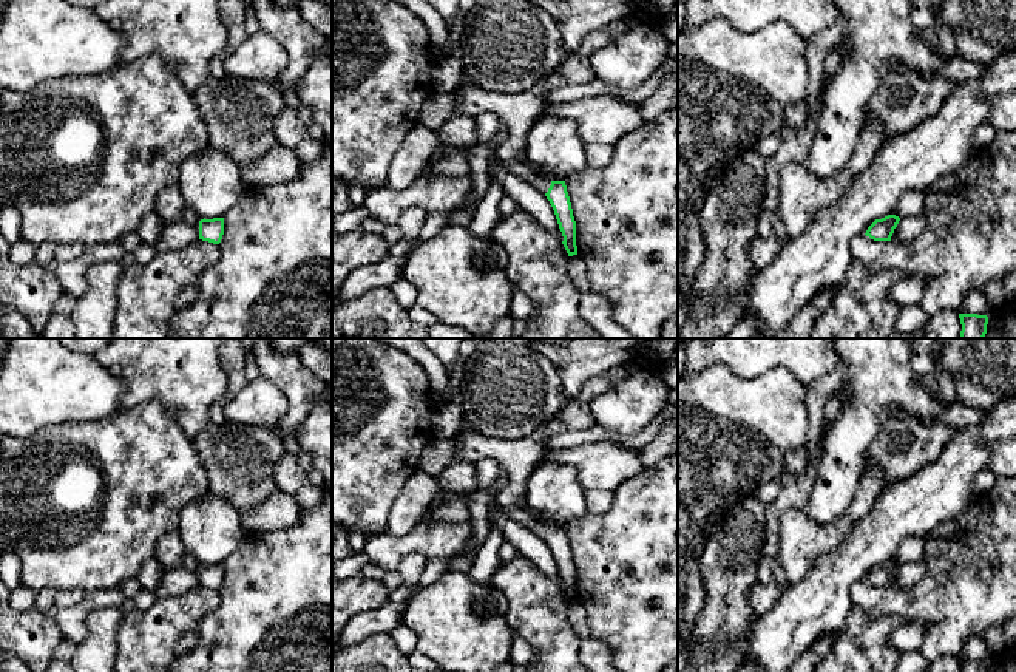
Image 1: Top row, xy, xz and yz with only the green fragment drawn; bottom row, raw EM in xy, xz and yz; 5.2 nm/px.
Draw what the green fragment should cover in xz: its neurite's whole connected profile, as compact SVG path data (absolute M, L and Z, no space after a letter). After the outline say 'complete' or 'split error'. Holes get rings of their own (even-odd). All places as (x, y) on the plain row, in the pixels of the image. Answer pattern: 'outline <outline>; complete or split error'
outline M544 426L528 439L499 440L476 431L459 431L457 460L476 463L482 459L494 459L506 471L508 484L497 494L500 510L547 542L564 582L562 590L568 602L573 602L577 601L576 567L565 527L539 522L525 502L528 479L540 456L548 450L545 440L551 434Z; split error

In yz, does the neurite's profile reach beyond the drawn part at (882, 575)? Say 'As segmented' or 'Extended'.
As segmented

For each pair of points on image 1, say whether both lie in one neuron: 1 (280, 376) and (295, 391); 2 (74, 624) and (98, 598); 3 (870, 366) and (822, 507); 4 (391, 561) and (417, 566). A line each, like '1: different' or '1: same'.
1: same
2: same
3: same
4: different

